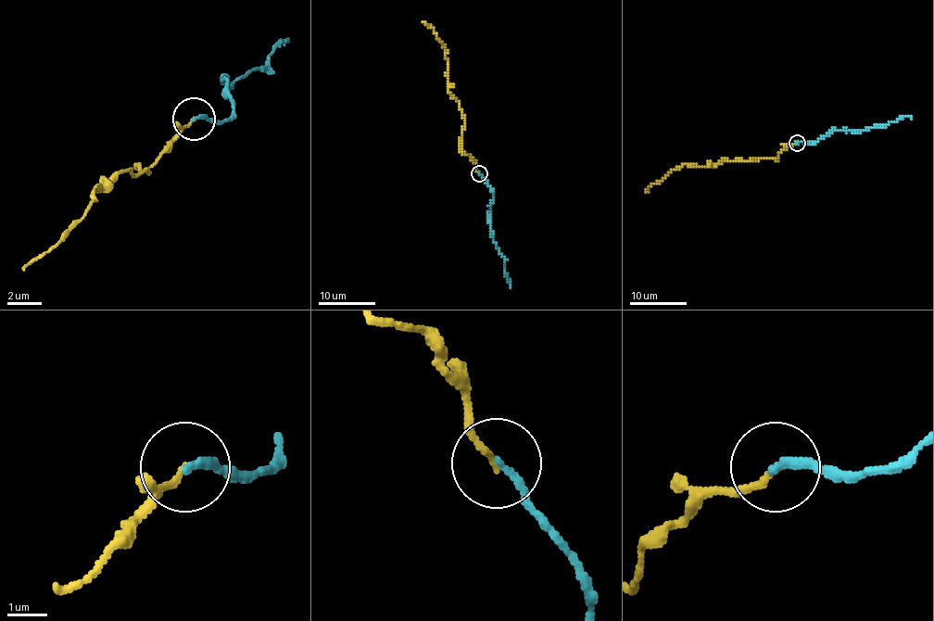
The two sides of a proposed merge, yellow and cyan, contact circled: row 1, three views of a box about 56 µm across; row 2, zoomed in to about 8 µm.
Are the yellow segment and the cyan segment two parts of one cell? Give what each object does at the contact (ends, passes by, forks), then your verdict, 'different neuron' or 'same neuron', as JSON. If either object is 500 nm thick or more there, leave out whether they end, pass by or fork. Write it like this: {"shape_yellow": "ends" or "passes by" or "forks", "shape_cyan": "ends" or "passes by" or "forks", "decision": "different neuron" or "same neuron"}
{"shape_yellow": "ends", "shape_cyan": "ends", "decision": "same neuron"}

